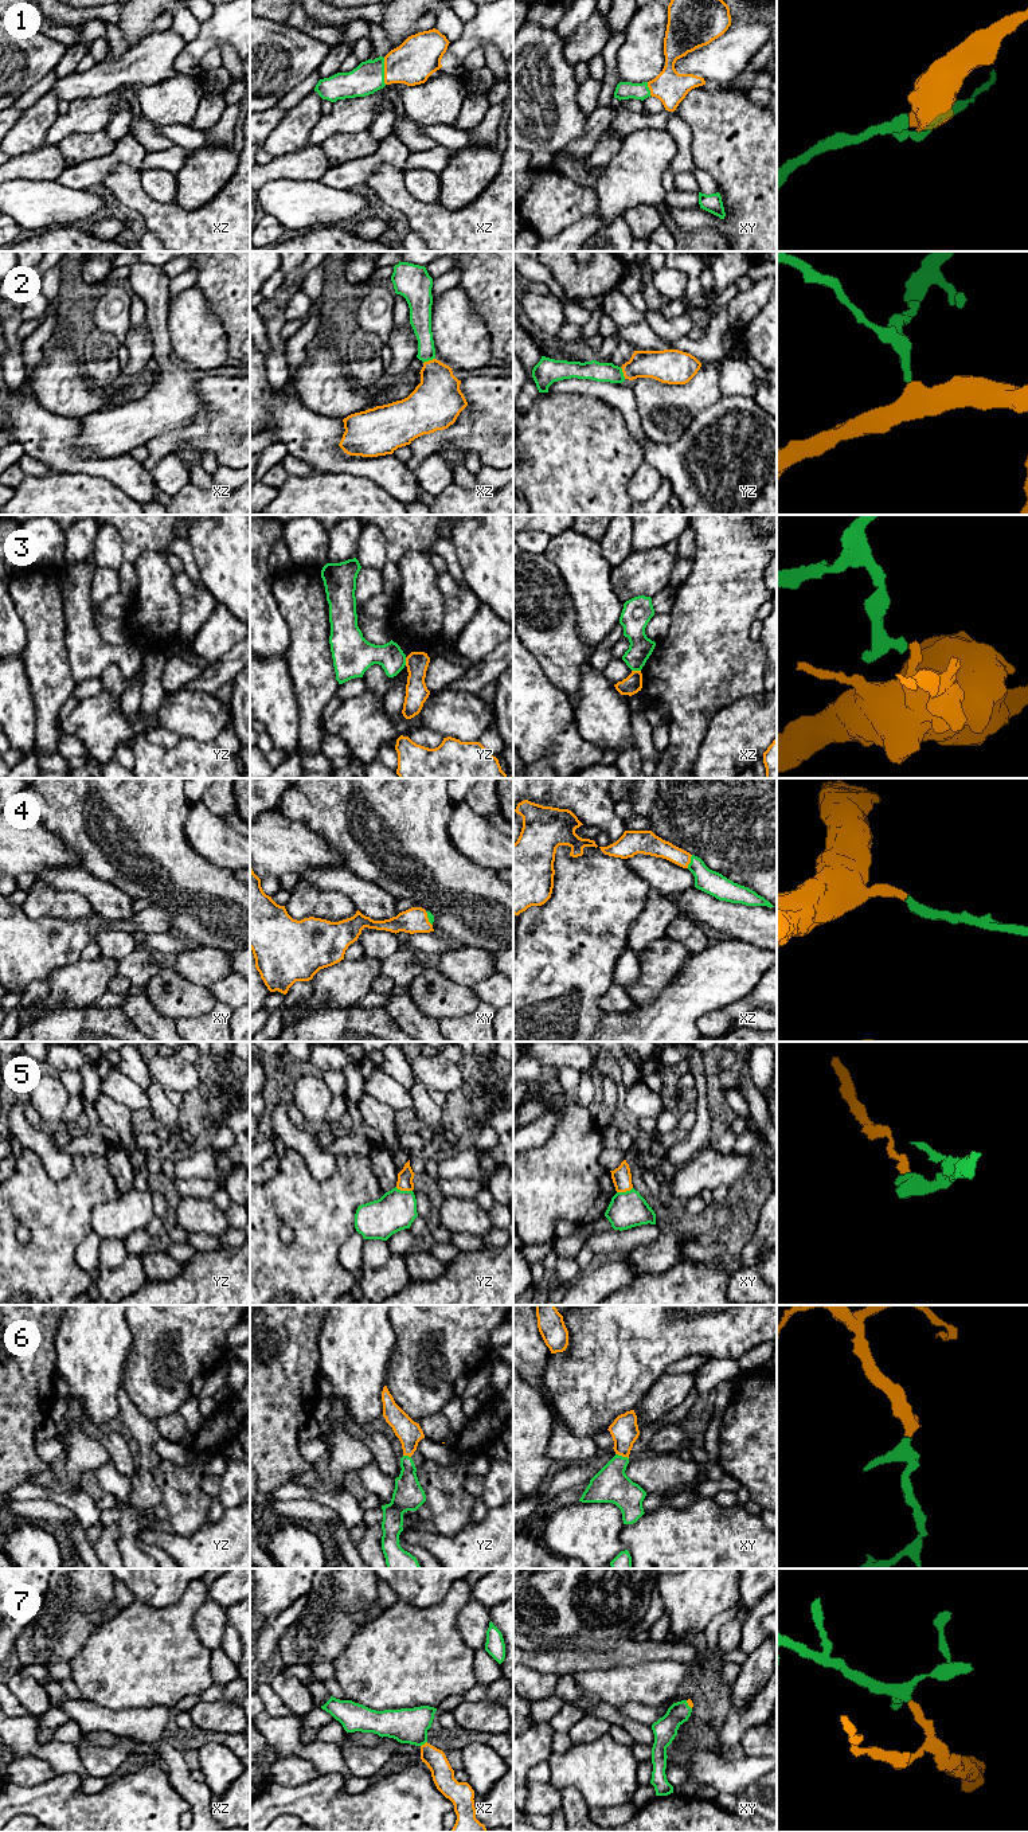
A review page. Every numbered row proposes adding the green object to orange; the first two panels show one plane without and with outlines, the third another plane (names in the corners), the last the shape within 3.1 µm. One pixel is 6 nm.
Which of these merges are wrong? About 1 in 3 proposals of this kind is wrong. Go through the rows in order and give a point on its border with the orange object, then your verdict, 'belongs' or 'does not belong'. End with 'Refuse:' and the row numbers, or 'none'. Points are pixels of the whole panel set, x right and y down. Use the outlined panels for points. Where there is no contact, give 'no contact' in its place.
1: contact xz (384, 71); belongs
2: contact xz (429, 360); belongs
3: contact xz (636, 671); does not belong
4: contact xz (690, 862); belongs
5: contact yz (403, 1190); does not belong
6: contact xy (622, 1456); belongs
7: contact xz (425, 1743); belongs
Refuse: 3, 5

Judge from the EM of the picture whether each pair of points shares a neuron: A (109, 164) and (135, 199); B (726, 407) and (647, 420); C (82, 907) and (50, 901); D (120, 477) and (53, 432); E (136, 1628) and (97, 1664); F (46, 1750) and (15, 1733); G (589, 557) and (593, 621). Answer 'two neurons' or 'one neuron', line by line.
A: two neurons
B: two neurons
C: one neuron
D: one neuron
E: one neuron
F: one neuron
G: one neuron

